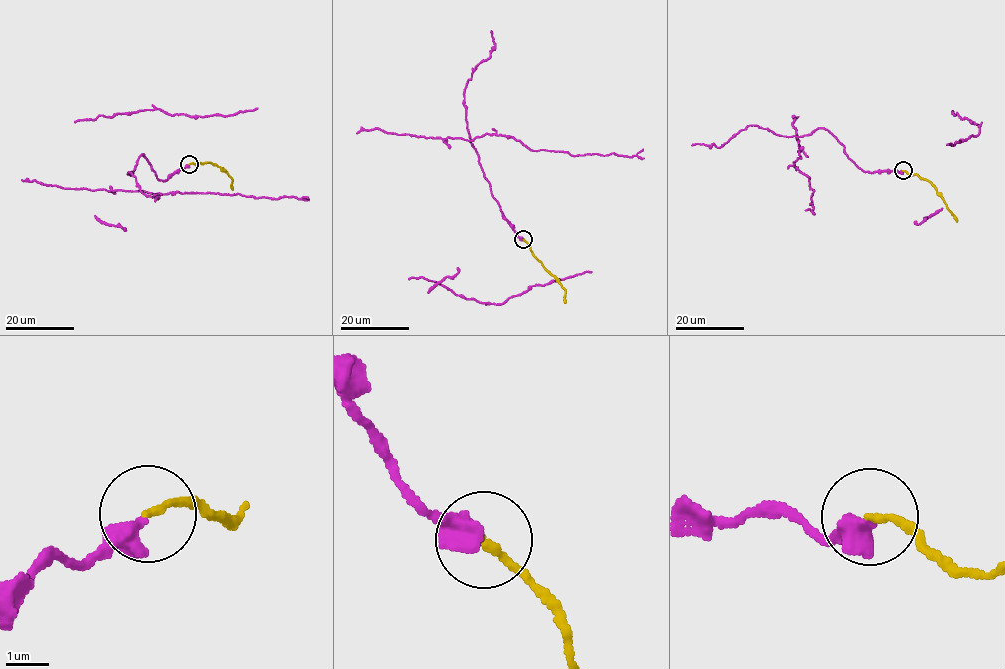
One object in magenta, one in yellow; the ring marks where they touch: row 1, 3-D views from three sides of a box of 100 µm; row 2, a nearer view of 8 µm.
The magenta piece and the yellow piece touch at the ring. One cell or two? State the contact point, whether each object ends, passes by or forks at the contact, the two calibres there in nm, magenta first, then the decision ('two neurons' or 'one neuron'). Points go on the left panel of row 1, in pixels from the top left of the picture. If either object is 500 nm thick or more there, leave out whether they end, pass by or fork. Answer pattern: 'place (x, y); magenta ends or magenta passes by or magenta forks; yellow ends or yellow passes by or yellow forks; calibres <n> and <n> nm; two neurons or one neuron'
place (189, 164); calibres 500 and 170 nm; one neuron

